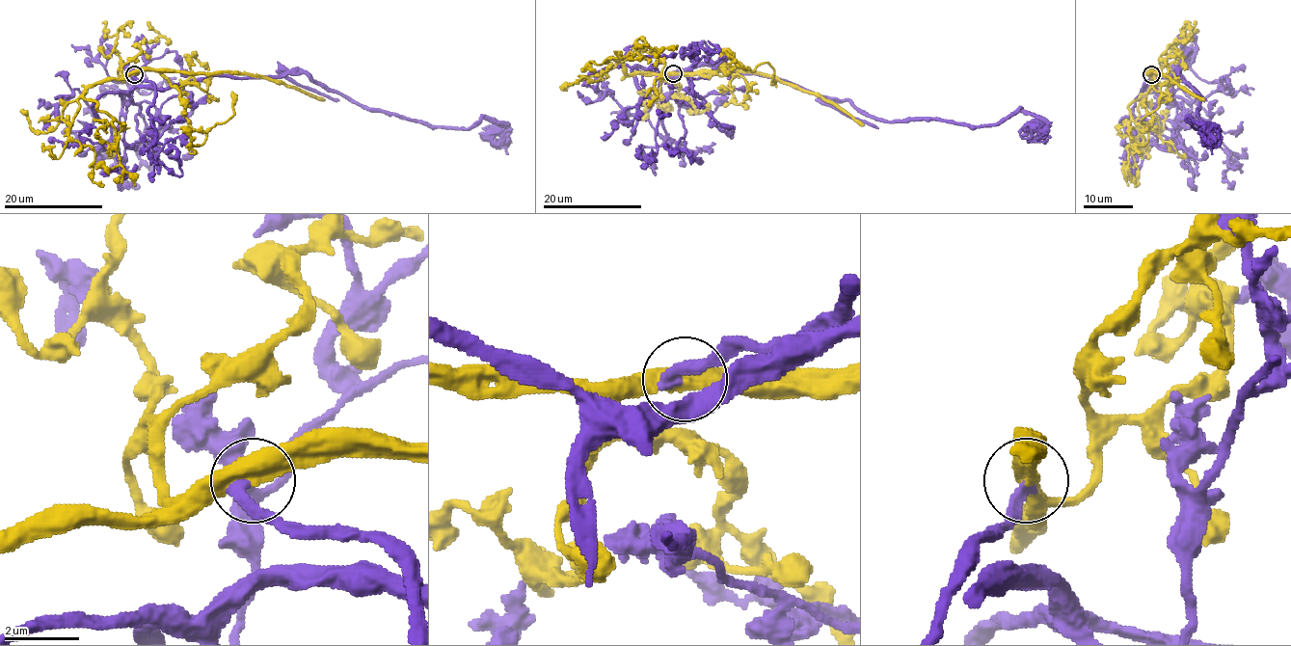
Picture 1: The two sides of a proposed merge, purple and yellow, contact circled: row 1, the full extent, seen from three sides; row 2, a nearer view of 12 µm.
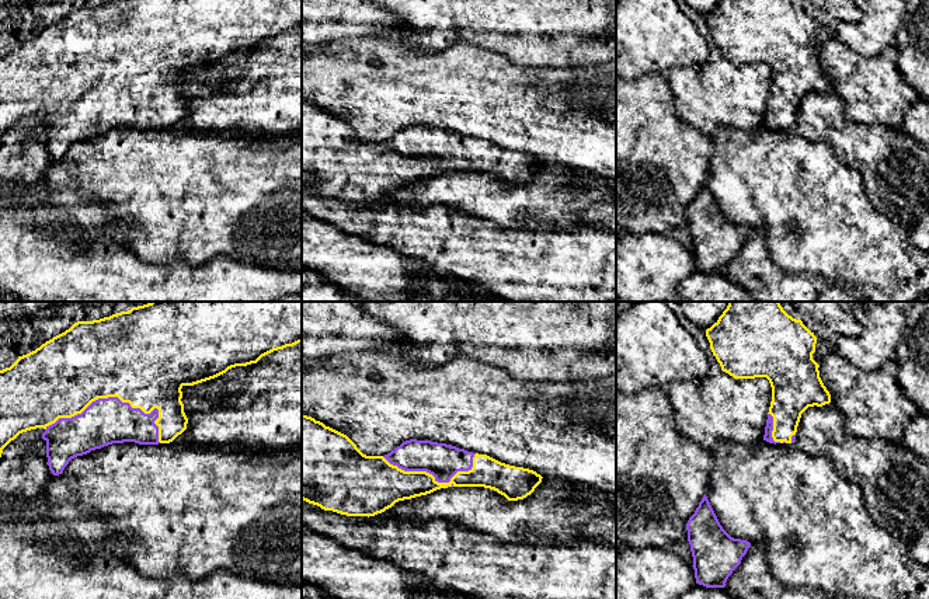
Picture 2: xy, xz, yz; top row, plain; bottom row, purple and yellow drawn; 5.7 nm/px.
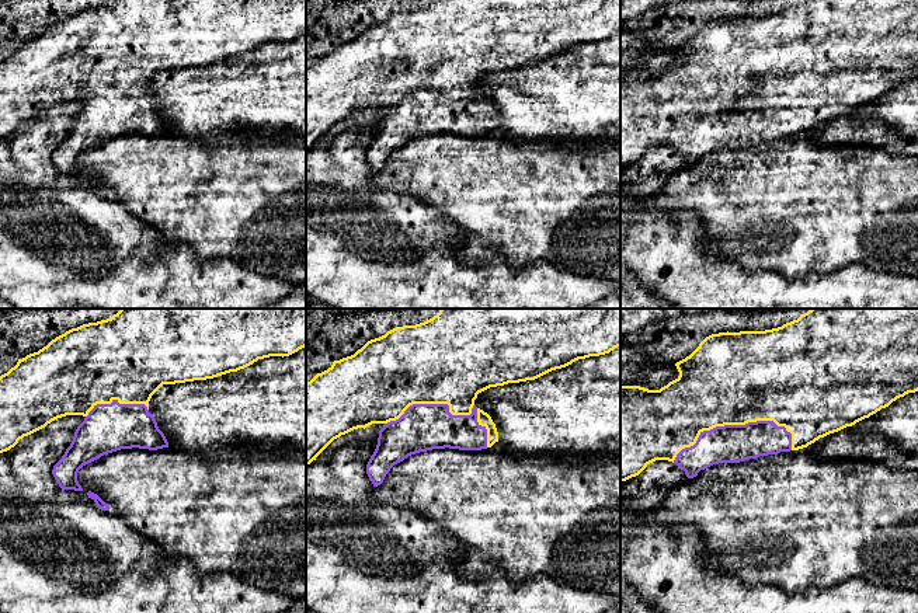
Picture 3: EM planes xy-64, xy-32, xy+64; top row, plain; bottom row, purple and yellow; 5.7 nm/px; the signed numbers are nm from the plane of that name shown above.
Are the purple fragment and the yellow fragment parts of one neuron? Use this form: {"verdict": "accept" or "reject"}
{"verdict": "reject"}

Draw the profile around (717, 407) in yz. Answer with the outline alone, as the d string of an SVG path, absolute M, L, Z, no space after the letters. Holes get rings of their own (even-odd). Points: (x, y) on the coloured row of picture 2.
M720 370L664 387L676 431L706 450L720 440L755 447L763 440L772 387L766 377L734 379Z

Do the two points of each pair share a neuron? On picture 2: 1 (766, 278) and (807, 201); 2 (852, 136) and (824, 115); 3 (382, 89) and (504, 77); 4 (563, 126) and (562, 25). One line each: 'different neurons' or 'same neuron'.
1: different neurons
2: same neuron
3: same neuron
4: different neurons

